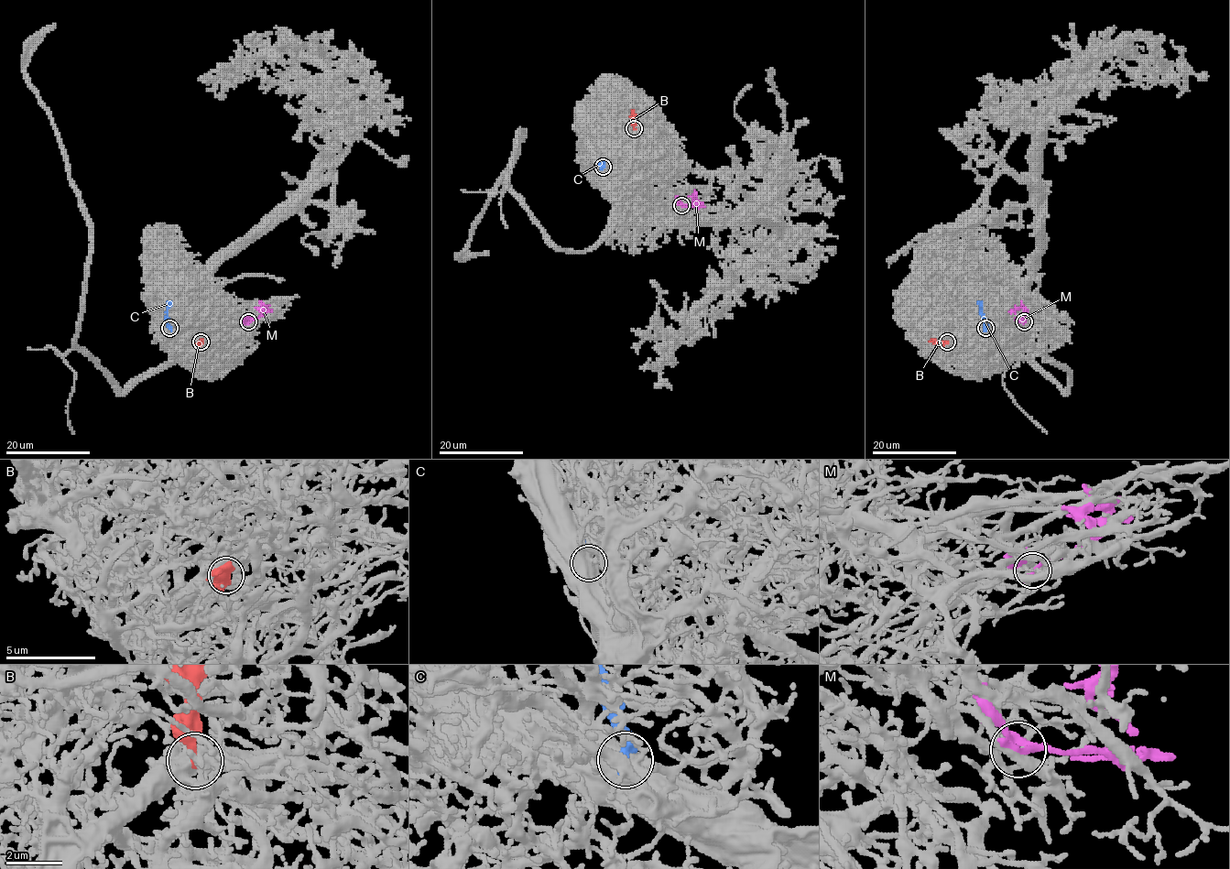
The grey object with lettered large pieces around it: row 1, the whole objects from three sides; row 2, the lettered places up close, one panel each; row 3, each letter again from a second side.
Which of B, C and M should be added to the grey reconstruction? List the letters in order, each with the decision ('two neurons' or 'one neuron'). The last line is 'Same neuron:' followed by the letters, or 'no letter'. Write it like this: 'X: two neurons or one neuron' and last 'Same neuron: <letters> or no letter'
B: two neurons
C: two neurons
M: two neurons
Same neuron: no letter

